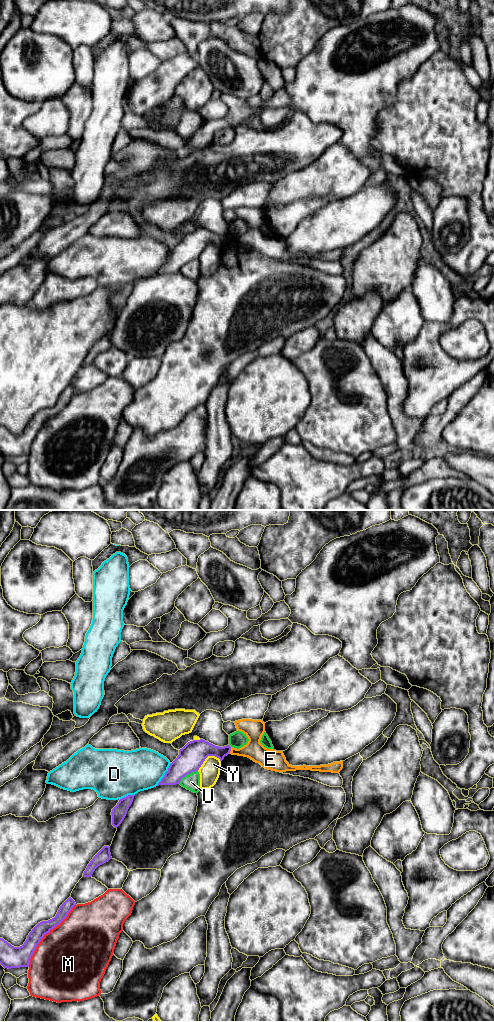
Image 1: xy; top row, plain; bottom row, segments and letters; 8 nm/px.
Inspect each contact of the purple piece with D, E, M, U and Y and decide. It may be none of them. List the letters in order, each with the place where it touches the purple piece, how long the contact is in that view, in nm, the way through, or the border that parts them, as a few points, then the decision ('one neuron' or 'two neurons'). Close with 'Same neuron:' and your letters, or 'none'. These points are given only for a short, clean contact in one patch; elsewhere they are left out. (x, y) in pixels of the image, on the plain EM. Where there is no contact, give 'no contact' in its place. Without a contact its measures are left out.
D: xy (165, 262) | 220 nm | two neurons
E: xy (230, 238) | 50 nm | across xy (199, 238), (230, 238), (244, 239), (253, 217) | one neuron
M: xy (45, 421) | 650 nm | two neurons
U: xy (187, 262) | 190 nm | two neurons
Y: xy (207, 244) | 220 nm | two neurons
Same neuron: E

